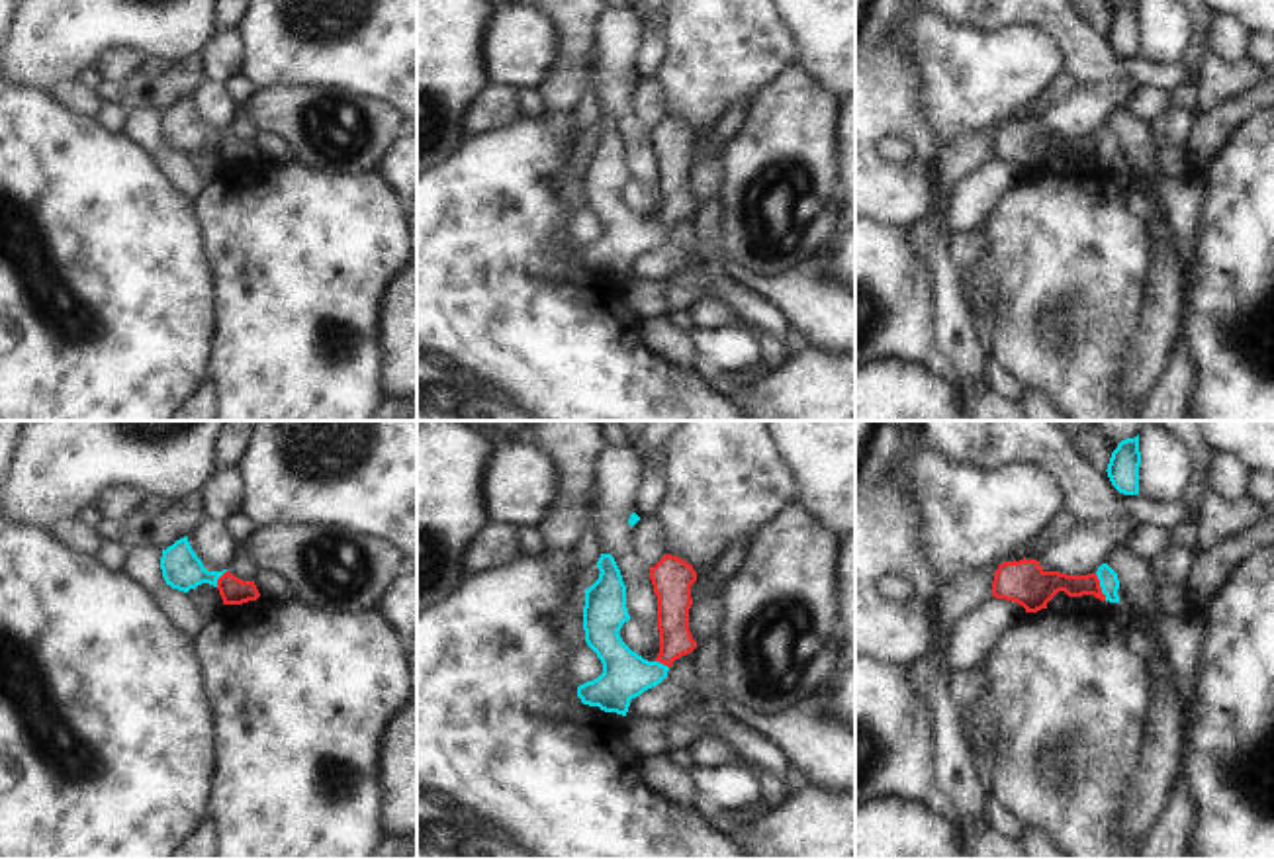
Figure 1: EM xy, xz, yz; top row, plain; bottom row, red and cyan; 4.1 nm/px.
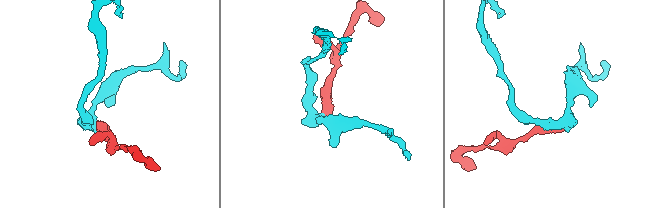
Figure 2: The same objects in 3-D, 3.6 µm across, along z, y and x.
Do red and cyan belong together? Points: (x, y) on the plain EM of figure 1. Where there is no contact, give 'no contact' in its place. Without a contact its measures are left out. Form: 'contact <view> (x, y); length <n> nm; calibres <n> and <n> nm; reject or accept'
contact yz (1100, 149); length 120 nm; calibres 140 and 80 nm; reject

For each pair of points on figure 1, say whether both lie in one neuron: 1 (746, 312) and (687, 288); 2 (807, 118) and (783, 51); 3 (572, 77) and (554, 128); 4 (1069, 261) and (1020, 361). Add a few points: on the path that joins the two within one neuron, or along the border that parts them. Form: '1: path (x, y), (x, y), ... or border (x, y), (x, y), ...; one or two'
1: path (732, 298), (721, 286), (701, 286); one
2: border (793, 63), (785, 65), (754, 96); two
3: border (548, 110), (570, 114); two
4: path (1044, 286), (1020, 310), (1020, 335); one

